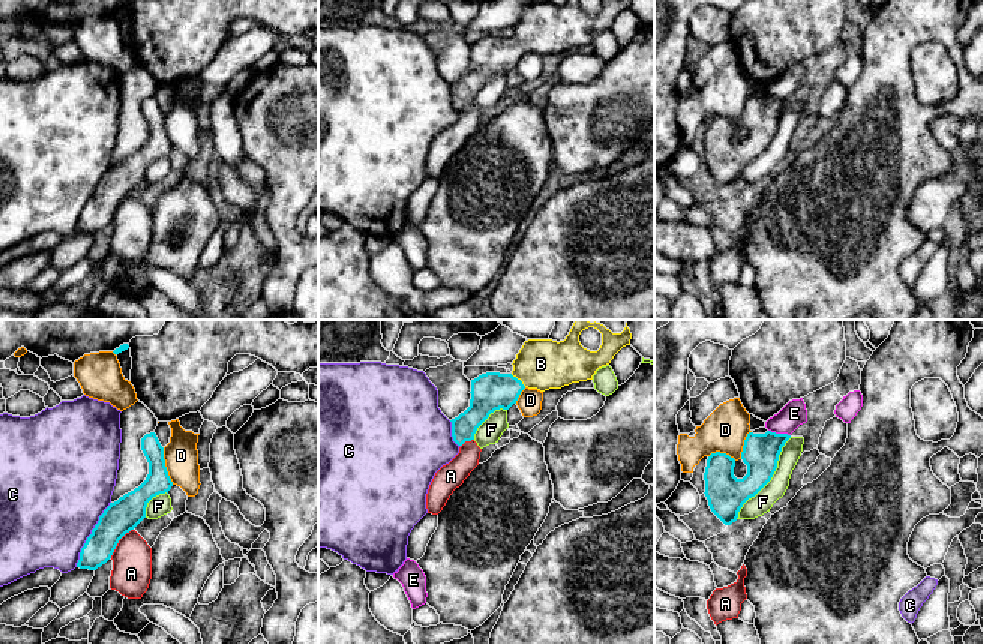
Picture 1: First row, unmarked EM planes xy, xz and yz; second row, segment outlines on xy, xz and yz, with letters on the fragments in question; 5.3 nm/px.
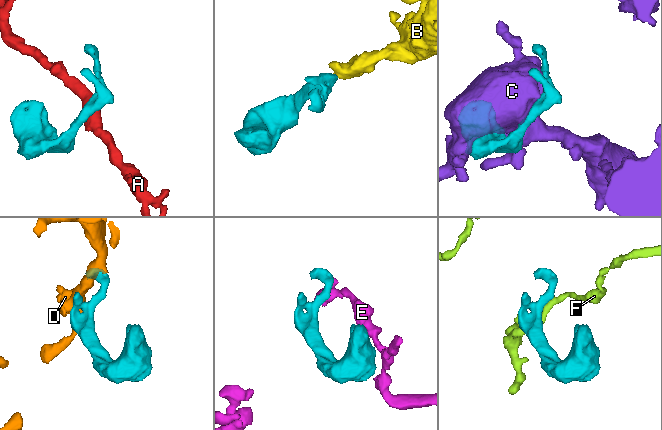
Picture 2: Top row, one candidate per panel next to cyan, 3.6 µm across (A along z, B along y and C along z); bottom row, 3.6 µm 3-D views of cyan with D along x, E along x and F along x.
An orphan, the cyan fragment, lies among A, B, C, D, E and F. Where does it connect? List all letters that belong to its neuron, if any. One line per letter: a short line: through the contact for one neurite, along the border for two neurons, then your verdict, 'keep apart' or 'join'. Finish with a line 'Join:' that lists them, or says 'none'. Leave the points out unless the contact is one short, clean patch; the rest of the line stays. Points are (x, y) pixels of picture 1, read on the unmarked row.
A: line xy (132, 192), (119, 204), (110, 221); keep apart
B: line xz (493, 54), (503, 54), (517, 42), (541, 27); join
C: keep apart
D: keep apart
E: line yz (769, 93), (790, 99); keep apart
F: keep apart
Join: B

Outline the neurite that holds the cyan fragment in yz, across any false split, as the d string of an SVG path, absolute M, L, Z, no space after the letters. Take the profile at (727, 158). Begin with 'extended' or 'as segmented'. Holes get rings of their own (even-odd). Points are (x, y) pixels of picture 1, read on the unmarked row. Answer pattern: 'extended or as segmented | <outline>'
as segmented | M771 95L749 96L741 116L741 123L747 129L747 138L743 143L734 140L735 123L729 119L716 116L708 120L704 158L711 176L725 189L735 186L743 168L771 144L782 111L789 102L788 98Z

